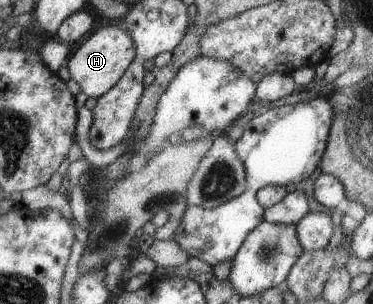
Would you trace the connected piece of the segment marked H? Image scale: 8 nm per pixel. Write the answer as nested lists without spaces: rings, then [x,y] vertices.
[[[116,24],[99,26],[74,50],[66,62],[66,68],[69,78],[78,84],[80,92],[88,98],[97,99],[120,80],[124,70],[134,60],[134,55],[134,43],[124,29]]]

